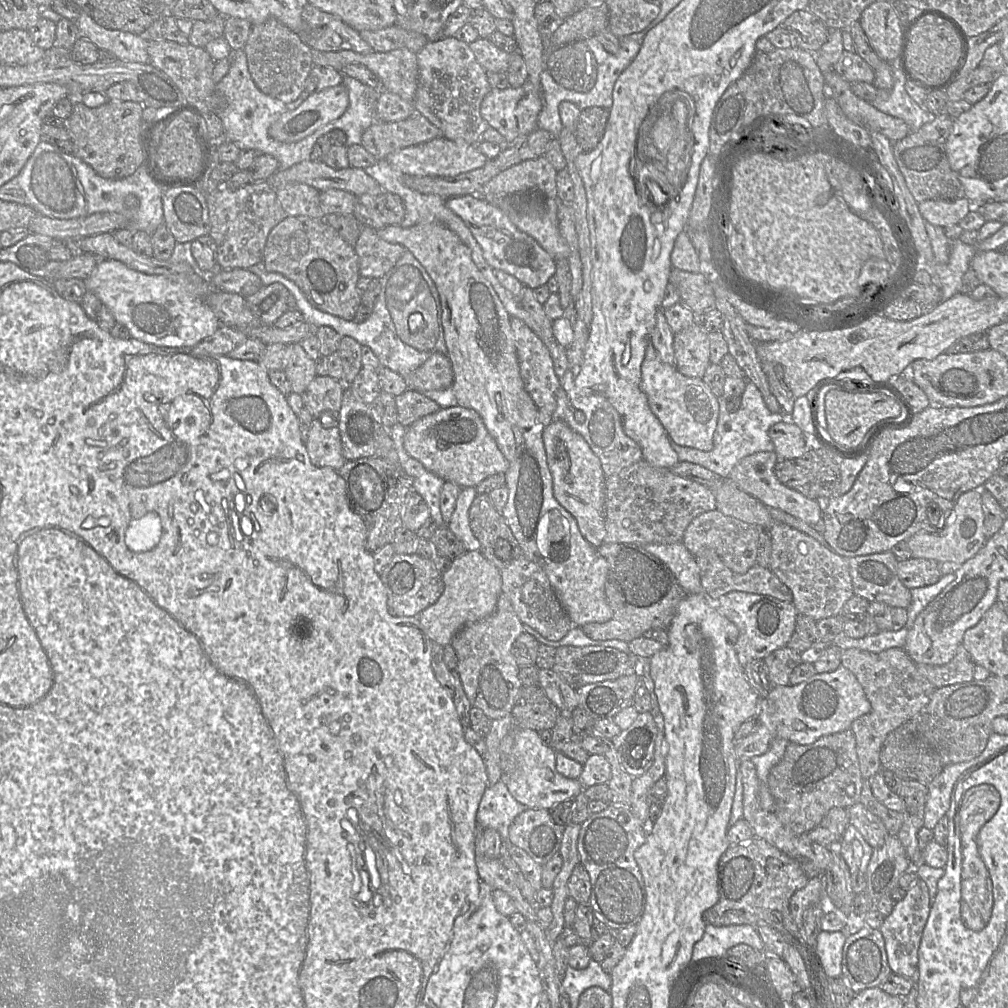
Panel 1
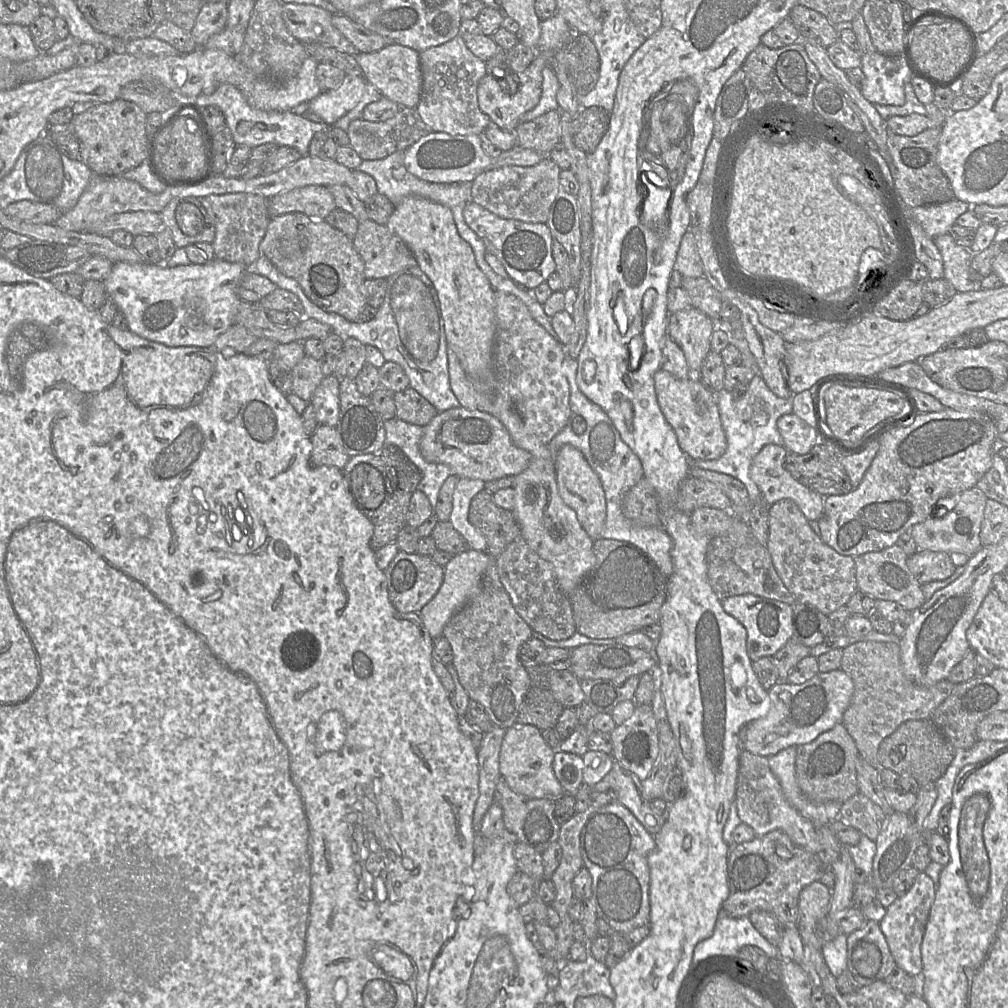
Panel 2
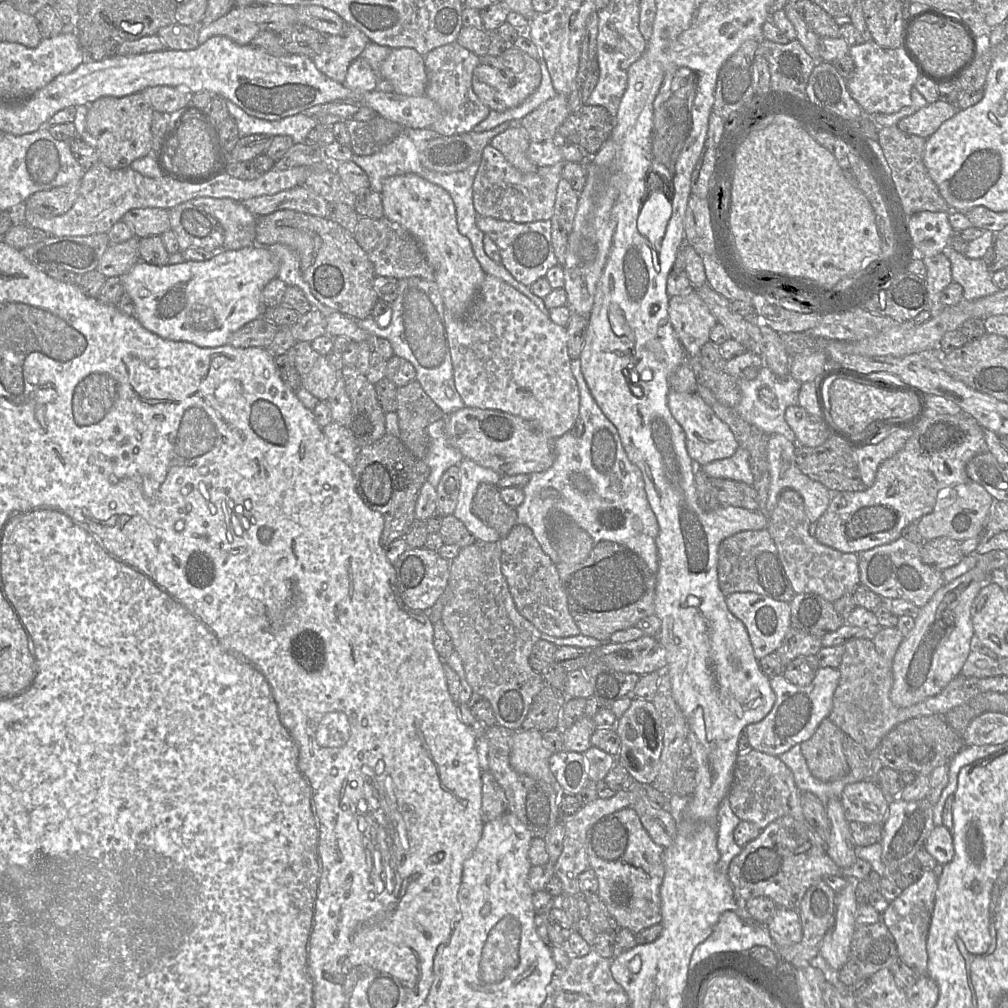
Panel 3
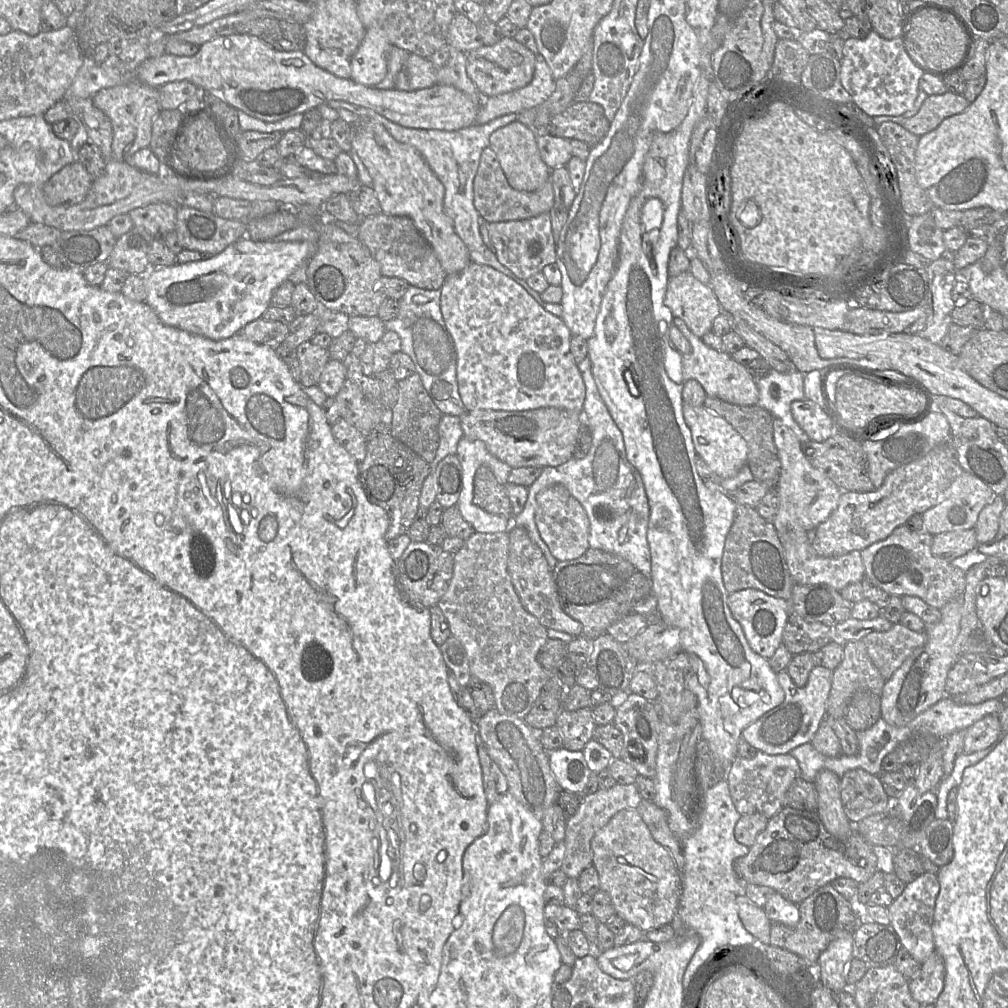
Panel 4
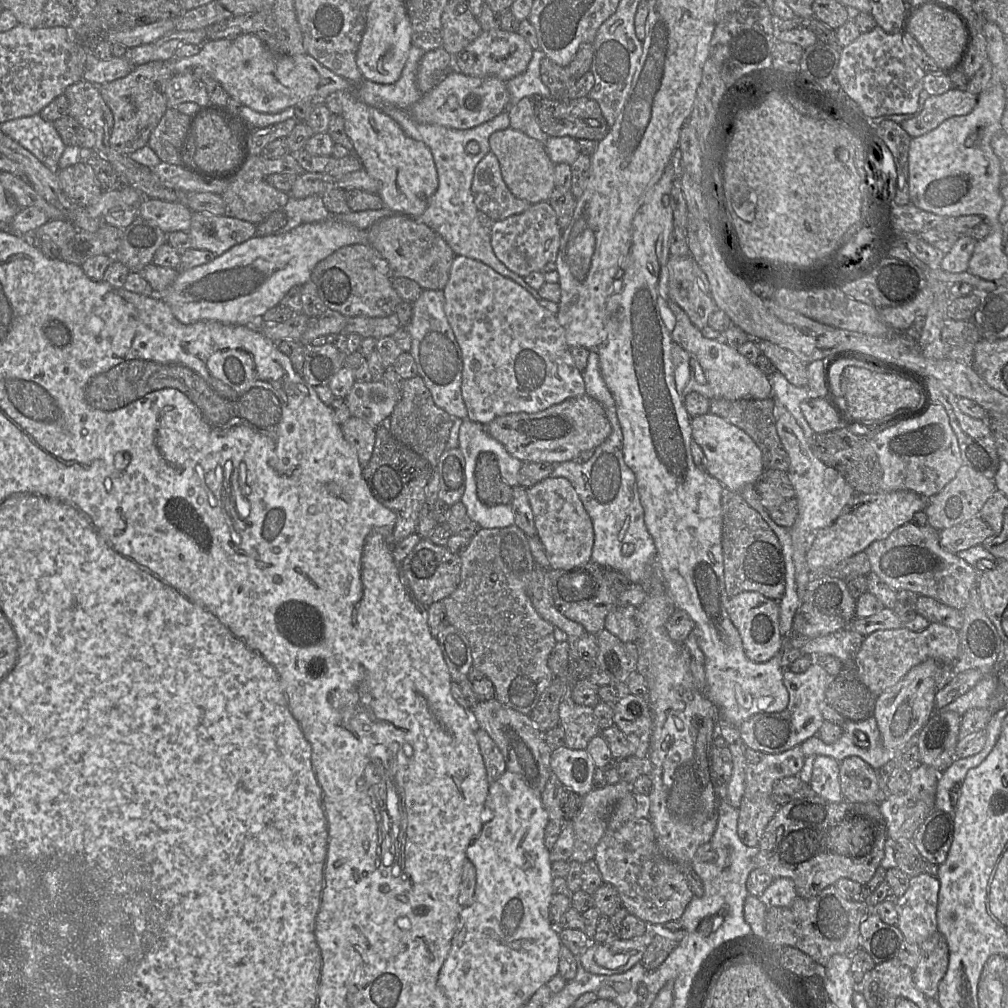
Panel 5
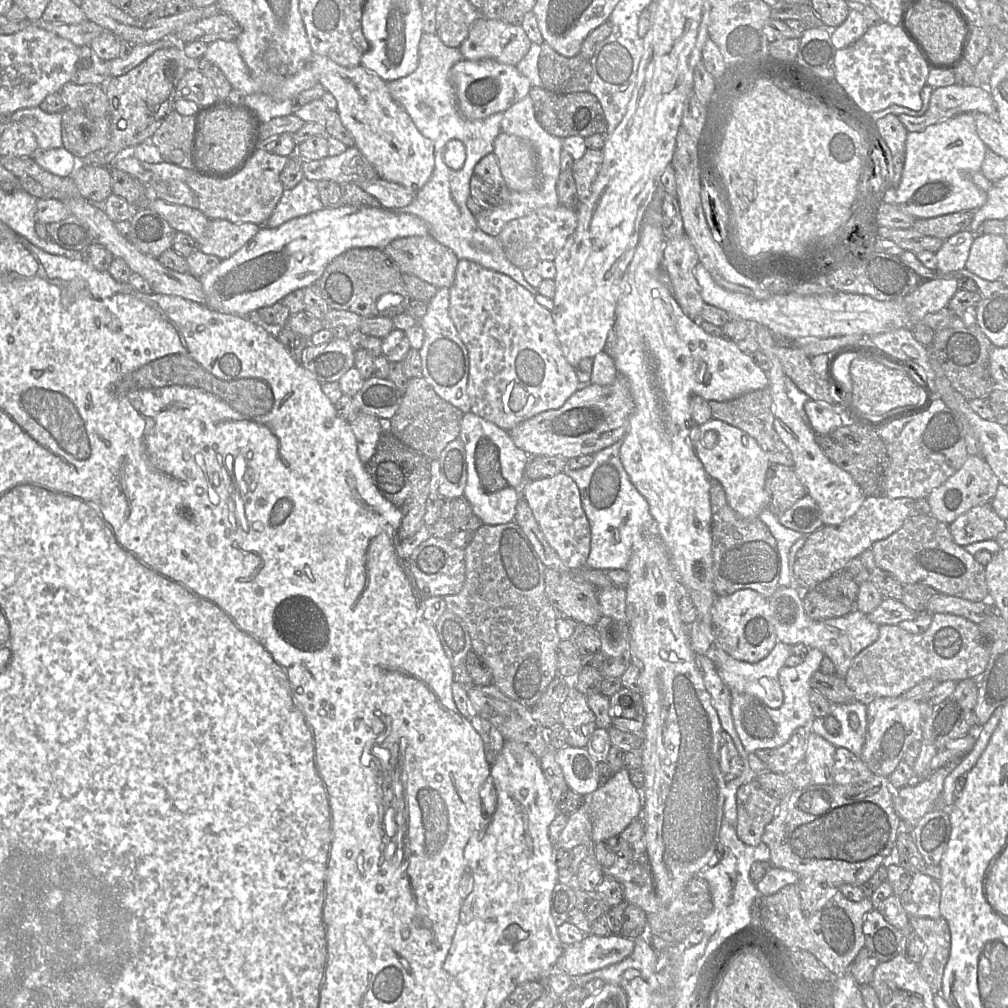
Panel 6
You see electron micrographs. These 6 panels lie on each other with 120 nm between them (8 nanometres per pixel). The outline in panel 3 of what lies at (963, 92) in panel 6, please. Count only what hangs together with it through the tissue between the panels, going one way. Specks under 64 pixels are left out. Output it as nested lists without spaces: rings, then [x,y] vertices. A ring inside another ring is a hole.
[[[938,99],[915,113],[903,117],[897,126],[903,132],[927,139],[939,126],[958,112],[957,105]]]

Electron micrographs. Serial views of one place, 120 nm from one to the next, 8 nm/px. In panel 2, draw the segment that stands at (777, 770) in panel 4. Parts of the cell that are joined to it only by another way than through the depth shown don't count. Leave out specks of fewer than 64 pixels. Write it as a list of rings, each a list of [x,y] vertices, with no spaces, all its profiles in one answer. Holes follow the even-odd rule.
[[[747,750],[740,752],[735,800],[740,820],[749,825],[757,836],[773,830],[781,830],[798,847],[812,853],[819,852],[820,842],[814,824],[788,802],[779,780],[769,767],[768,757]]]

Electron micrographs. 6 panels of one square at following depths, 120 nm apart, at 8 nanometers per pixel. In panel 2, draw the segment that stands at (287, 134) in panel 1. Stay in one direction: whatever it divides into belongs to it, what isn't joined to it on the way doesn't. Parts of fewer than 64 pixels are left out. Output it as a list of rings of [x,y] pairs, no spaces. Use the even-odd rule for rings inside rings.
[[[346,74],[342,84],[331,90],[322,91],[309,101],[309,110],[318,115],[327,125],[352,110],[361,100],[367,81],[363,75]]]

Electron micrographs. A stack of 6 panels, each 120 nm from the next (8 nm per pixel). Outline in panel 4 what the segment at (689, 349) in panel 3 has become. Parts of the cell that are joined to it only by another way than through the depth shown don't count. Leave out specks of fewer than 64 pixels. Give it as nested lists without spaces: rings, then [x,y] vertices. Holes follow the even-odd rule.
[[[690,271],[669,277],[664,304],[699,338],[712,330],[713,321],[723,312],[711,285],[703,284]]]

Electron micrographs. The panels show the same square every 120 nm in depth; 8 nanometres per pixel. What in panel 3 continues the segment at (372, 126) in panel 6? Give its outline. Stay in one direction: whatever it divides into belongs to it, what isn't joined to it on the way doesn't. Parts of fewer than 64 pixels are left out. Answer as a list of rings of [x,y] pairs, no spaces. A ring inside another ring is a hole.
[[[413,173],[386,178],[380,194],[384,216],[400,224],[418,242],[433,271],[445,310],[455,317],[463,317],[486,273],[474,255],[470,240],[458,231],[456,208],[450,194]]]

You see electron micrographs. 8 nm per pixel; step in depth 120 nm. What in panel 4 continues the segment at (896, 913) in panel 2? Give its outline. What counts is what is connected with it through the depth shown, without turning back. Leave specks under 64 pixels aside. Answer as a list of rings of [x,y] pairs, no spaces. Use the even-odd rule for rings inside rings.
[[[926,872],[906,885],[903,893],[888,907],[890,925],[900,937],[903,947],[922,964],[935,951],[932,925],[940,883],[936,874]]]

